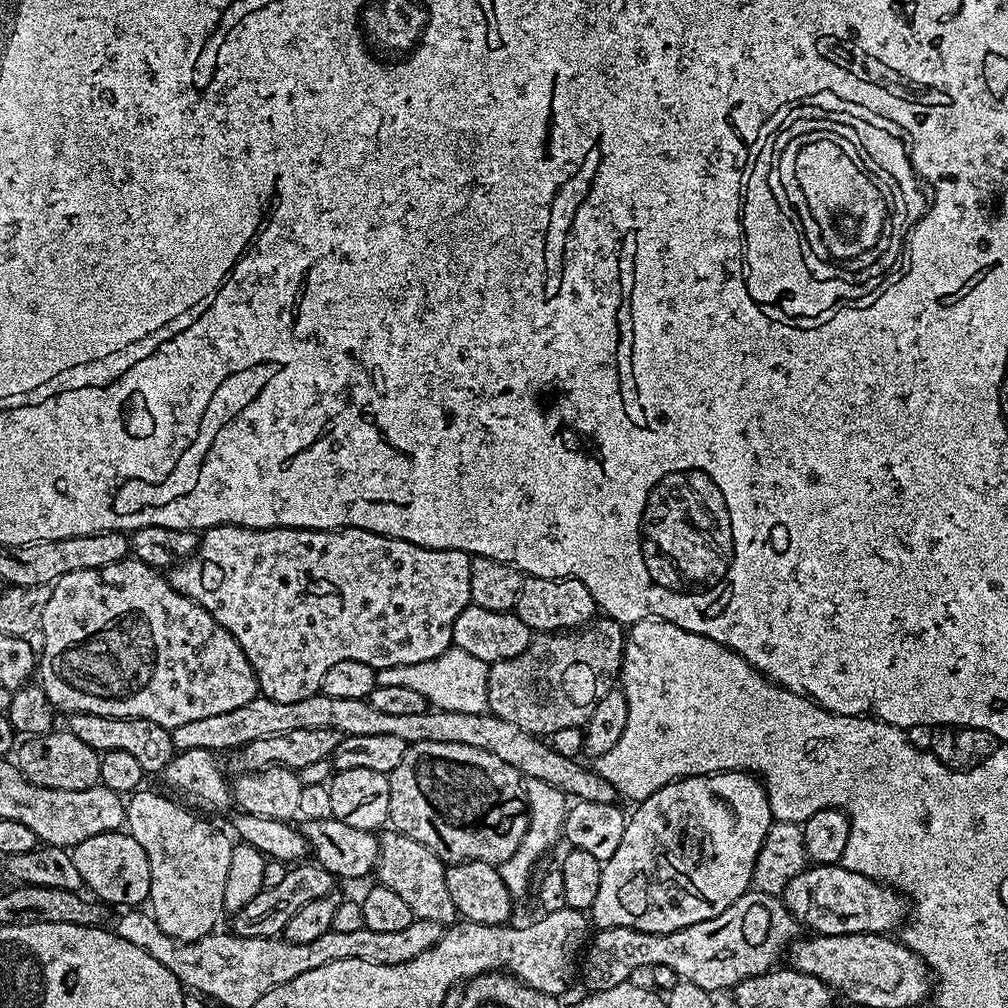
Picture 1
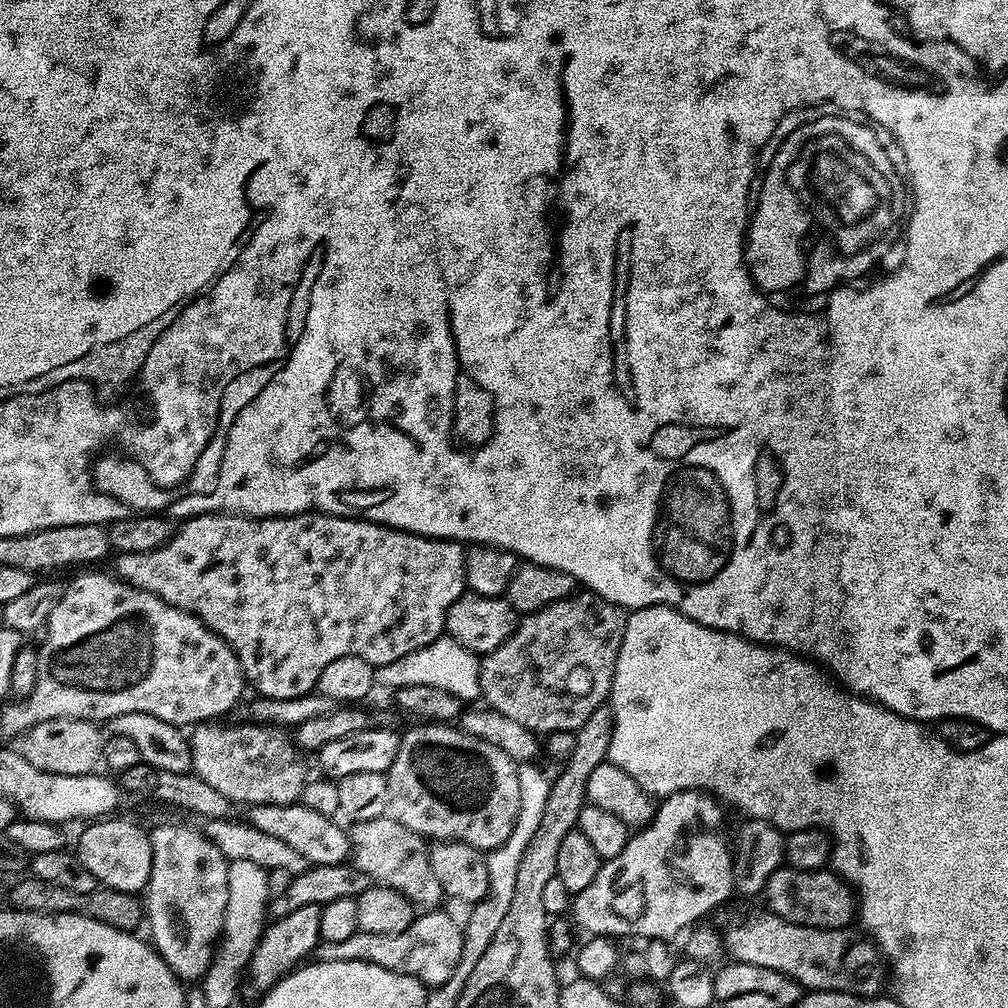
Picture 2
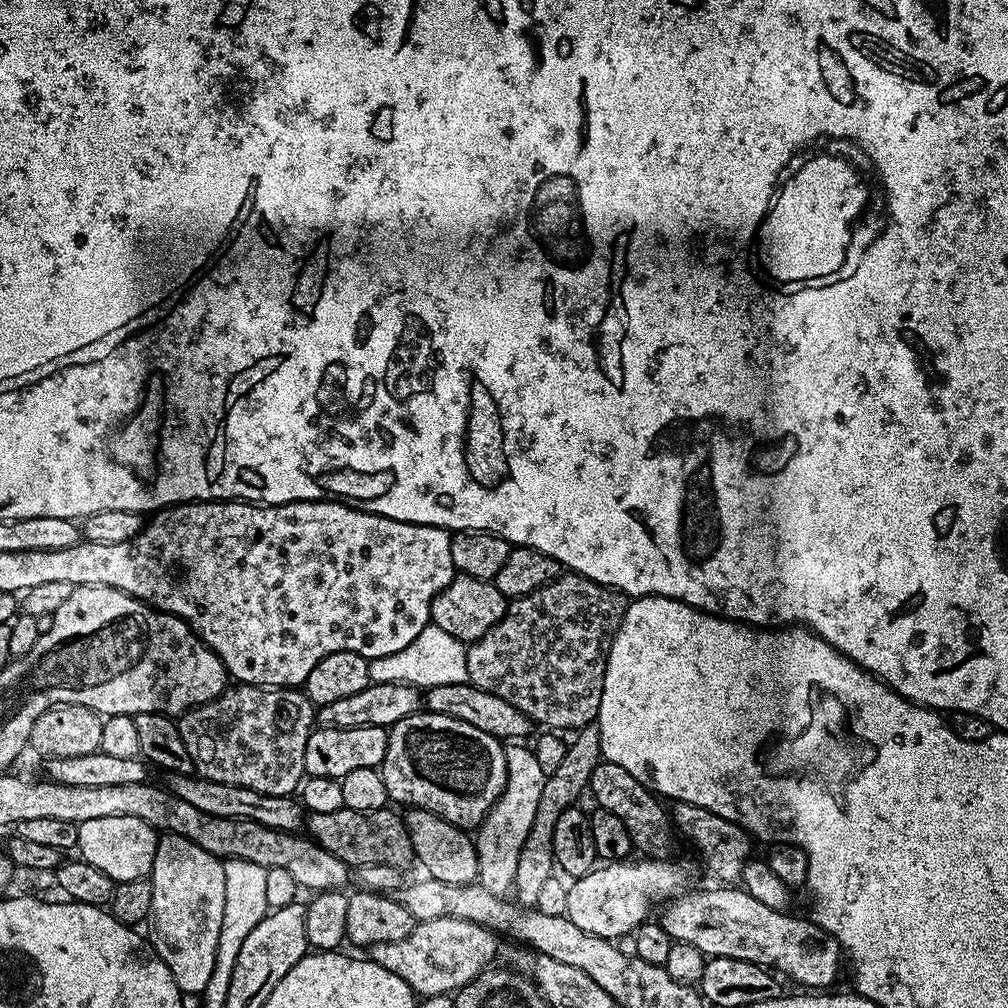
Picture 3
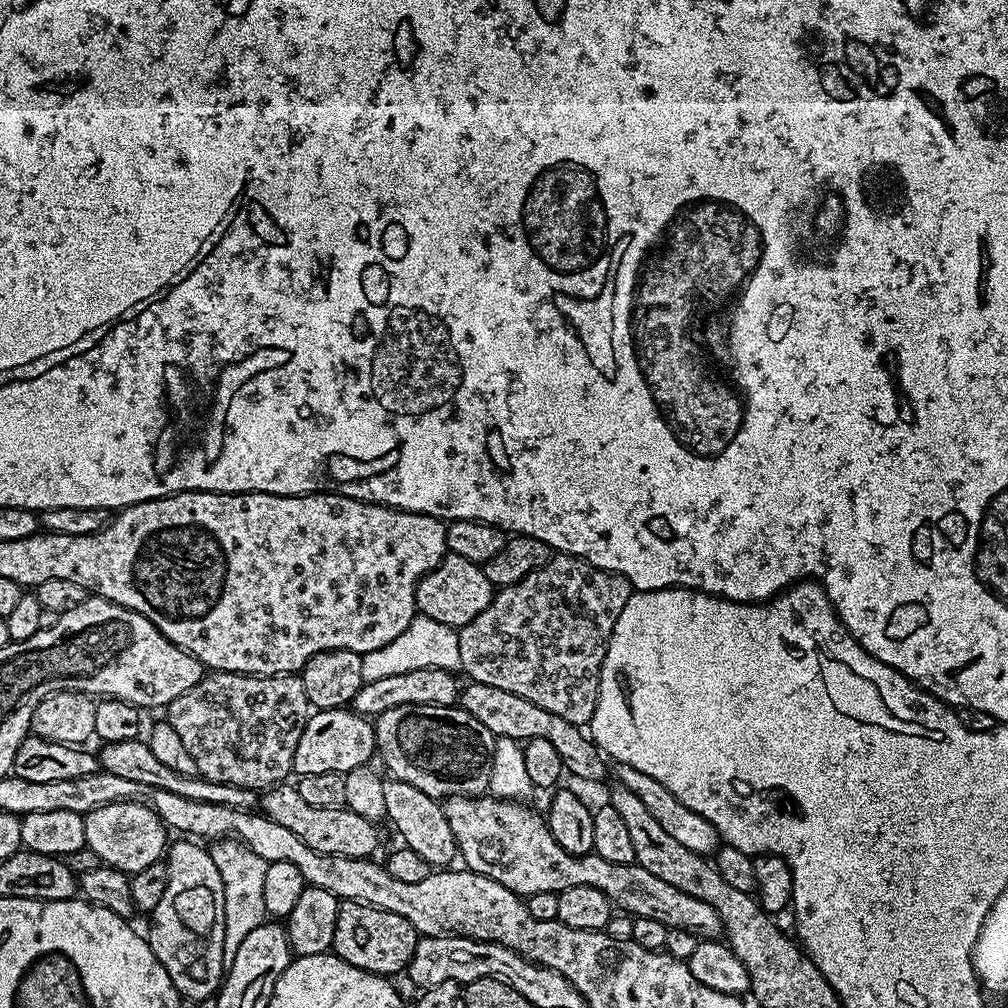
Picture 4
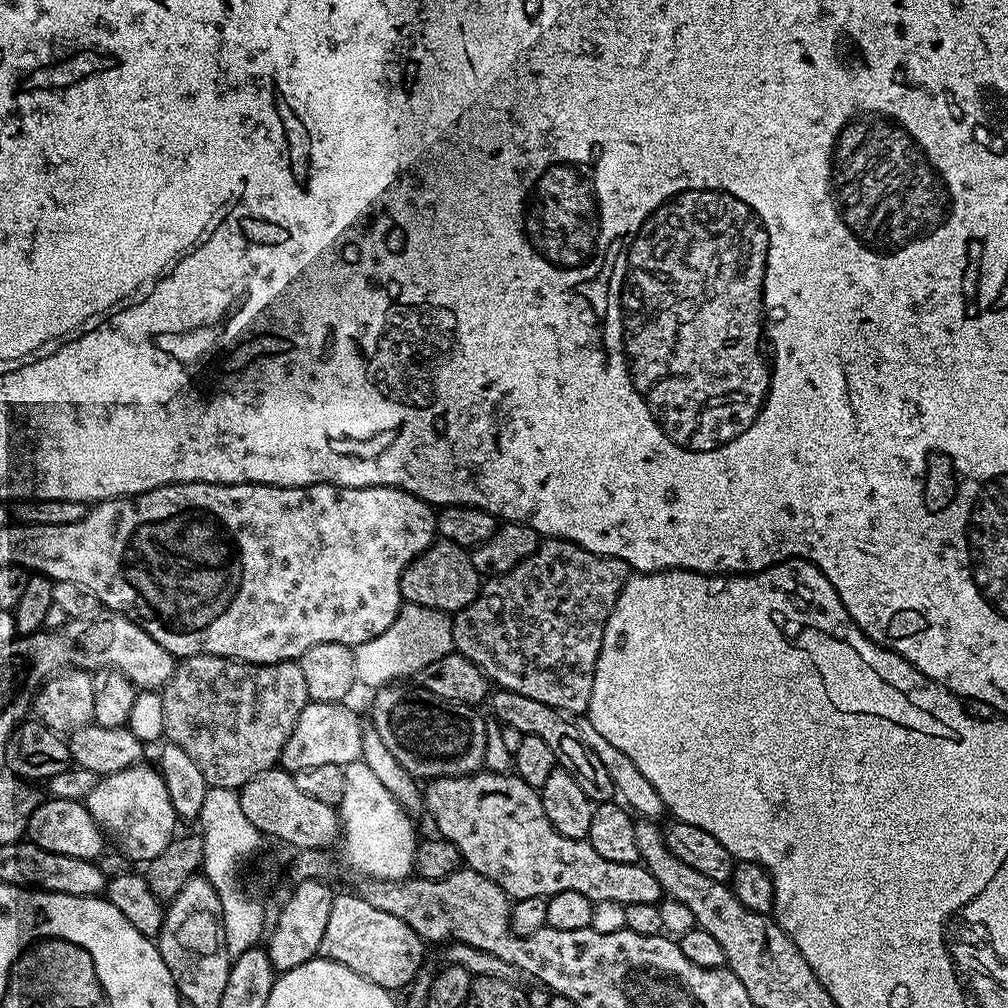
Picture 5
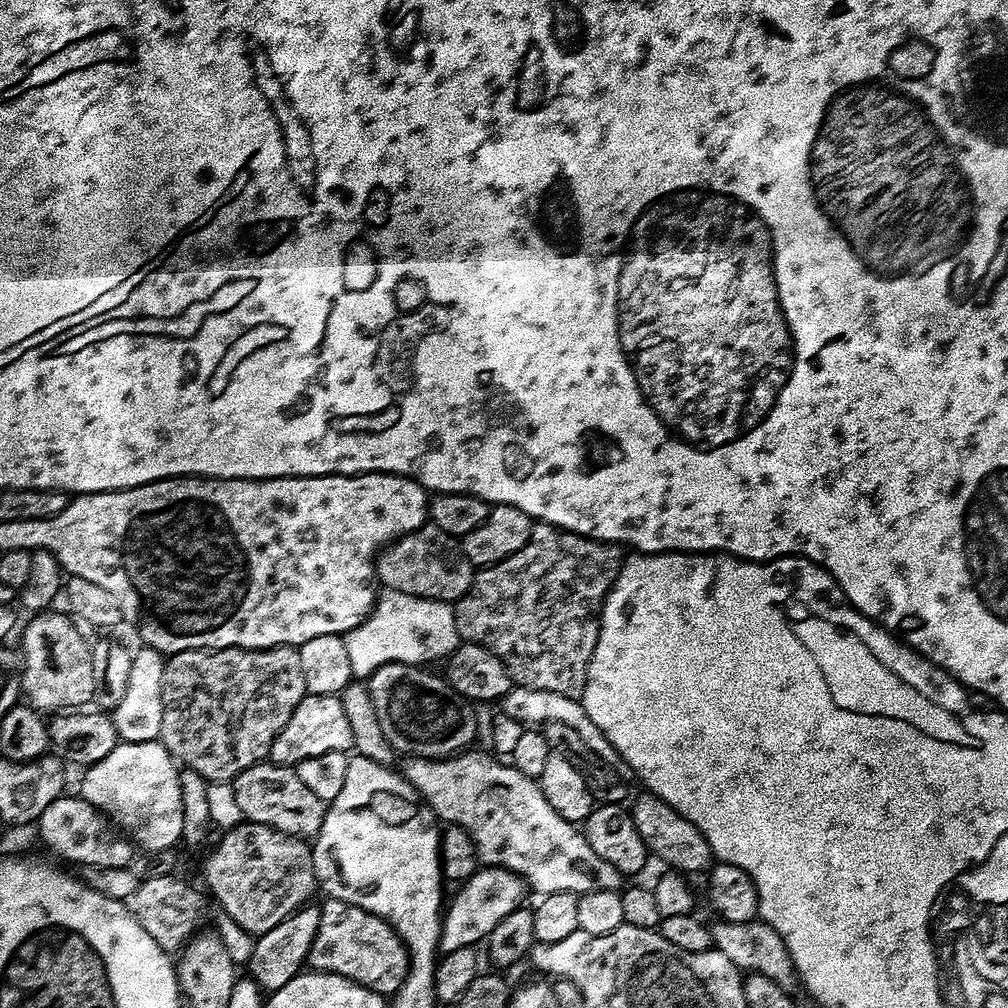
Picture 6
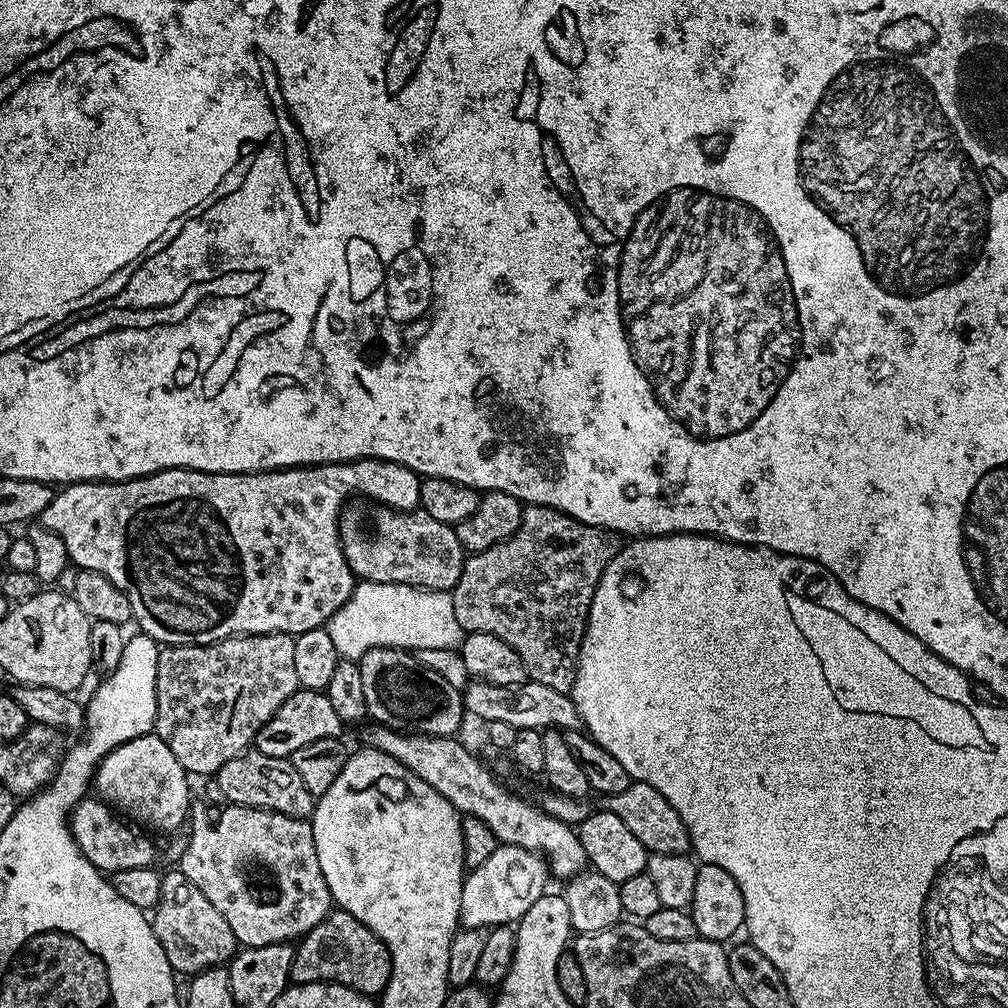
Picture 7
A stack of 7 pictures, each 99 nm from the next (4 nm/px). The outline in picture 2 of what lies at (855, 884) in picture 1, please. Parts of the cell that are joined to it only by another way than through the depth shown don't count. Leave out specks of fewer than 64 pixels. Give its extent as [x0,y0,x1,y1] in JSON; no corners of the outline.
[762,866,858,928]

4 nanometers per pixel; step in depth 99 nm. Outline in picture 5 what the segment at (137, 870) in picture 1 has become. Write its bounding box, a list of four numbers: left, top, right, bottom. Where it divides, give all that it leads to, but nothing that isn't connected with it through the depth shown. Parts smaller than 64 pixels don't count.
[86,762,178,862]

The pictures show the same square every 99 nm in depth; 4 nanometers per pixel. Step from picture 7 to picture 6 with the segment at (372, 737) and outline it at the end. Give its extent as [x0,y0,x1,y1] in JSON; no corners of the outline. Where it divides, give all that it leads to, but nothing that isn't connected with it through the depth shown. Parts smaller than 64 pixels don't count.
[402,750,622,897]

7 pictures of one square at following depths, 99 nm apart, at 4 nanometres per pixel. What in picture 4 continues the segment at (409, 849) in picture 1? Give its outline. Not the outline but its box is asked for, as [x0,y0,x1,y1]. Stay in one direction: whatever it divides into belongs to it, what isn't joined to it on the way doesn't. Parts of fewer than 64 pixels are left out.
[262,782,380,860]

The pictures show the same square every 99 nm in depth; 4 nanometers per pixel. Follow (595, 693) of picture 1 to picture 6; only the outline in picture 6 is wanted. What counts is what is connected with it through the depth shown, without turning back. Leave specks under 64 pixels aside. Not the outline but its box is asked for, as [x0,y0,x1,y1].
[454,522,626,700]

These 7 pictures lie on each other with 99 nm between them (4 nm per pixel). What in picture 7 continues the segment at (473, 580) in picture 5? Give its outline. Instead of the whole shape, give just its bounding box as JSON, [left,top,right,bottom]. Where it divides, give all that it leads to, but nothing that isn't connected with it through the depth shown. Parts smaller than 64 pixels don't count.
[340,498,466,592]

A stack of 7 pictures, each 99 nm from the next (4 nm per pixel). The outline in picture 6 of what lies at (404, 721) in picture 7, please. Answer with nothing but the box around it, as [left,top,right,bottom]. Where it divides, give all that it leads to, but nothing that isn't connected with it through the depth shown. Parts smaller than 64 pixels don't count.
[366,662,476,758]

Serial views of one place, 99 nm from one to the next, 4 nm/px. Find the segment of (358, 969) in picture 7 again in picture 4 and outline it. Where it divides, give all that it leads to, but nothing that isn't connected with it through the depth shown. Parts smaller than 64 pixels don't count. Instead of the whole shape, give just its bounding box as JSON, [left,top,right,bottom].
[331,900,418,977]

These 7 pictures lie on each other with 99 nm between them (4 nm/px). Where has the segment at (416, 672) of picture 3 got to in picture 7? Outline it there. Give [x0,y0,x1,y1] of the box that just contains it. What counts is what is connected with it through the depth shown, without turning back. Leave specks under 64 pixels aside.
[326,580,466,662]

